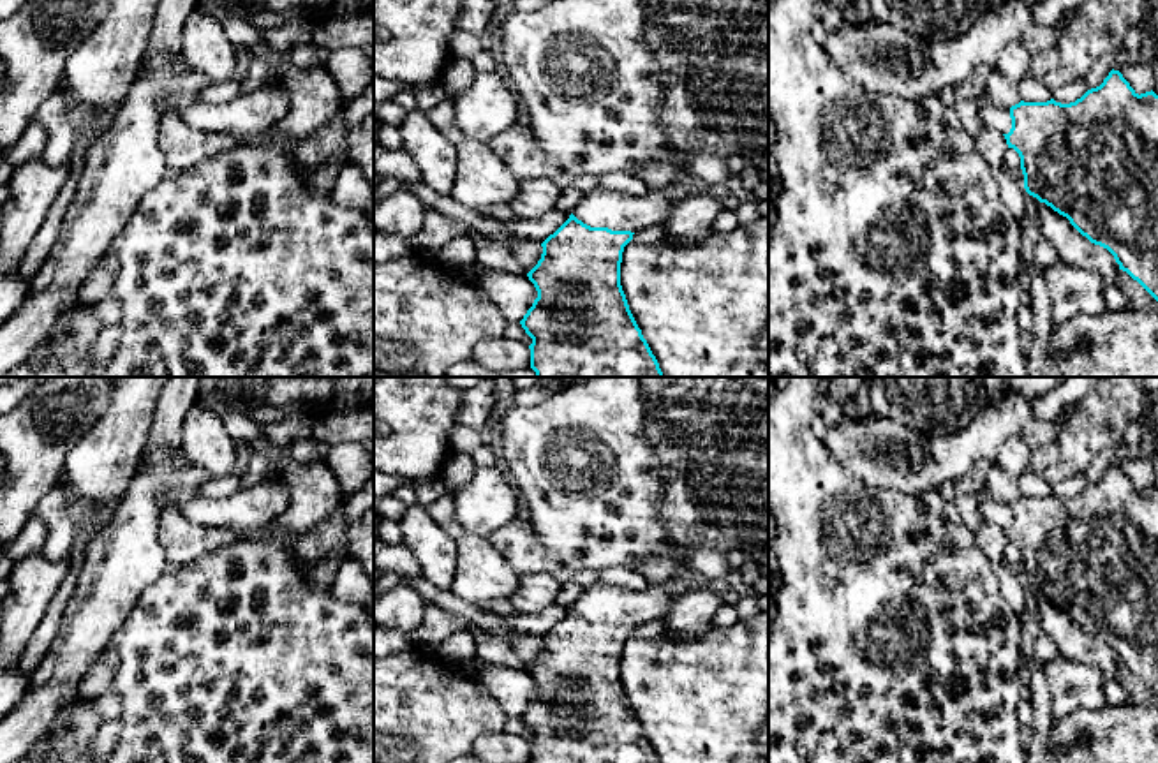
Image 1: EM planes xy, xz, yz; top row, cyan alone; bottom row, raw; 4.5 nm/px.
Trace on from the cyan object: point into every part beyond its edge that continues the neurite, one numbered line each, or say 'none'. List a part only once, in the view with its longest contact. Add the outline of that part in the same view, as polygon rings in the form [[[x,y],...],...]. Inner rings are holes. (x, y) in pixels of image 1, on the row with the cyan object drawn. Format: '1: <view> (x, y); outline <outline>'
1: xz (601, 208); outline [[[673,183],[642,196],[598,189],[585,194],[573,215],[590,227],[636,233],[663,224],[682,196]]]

